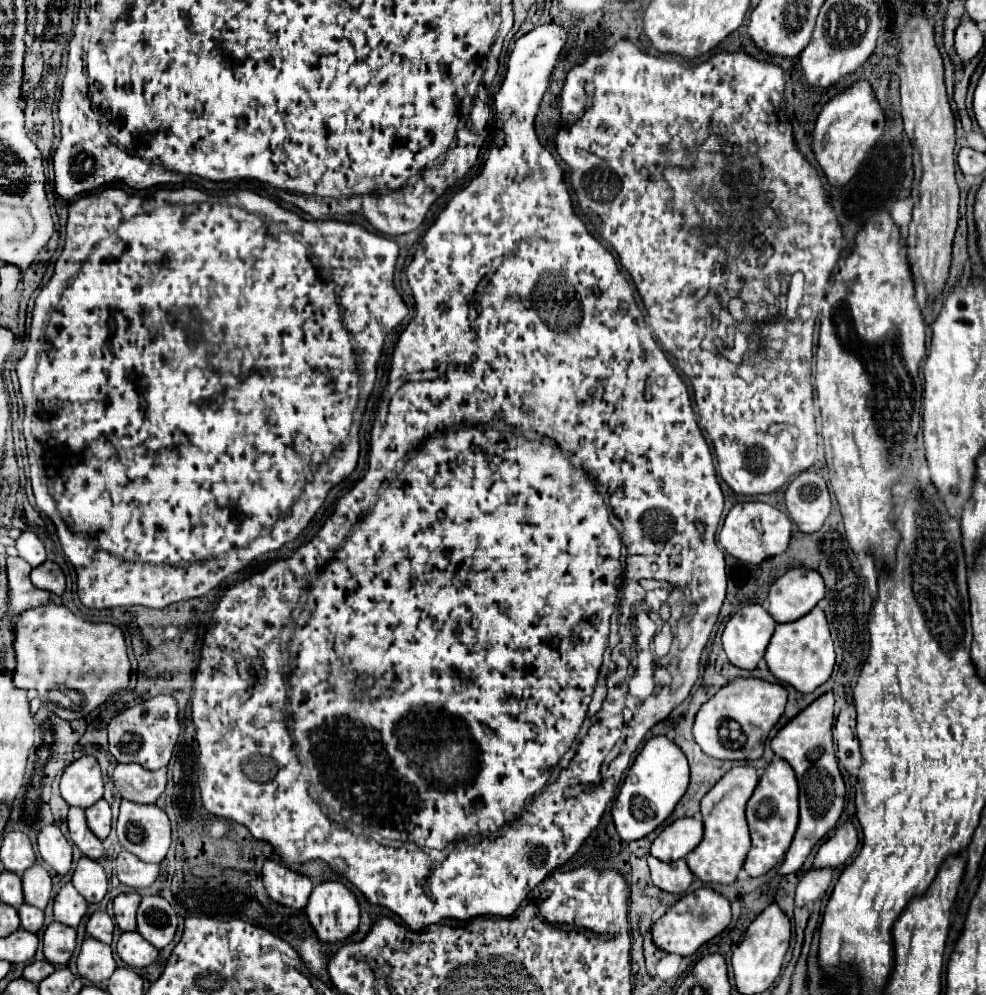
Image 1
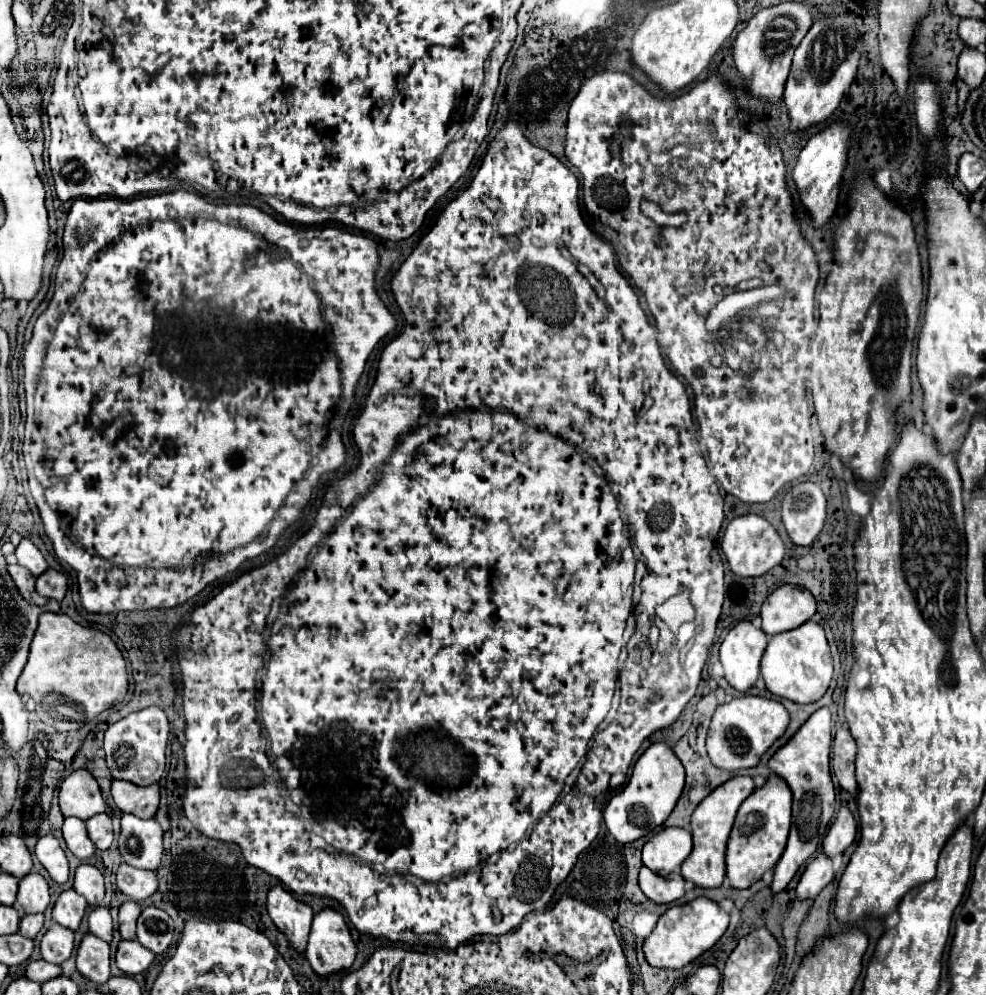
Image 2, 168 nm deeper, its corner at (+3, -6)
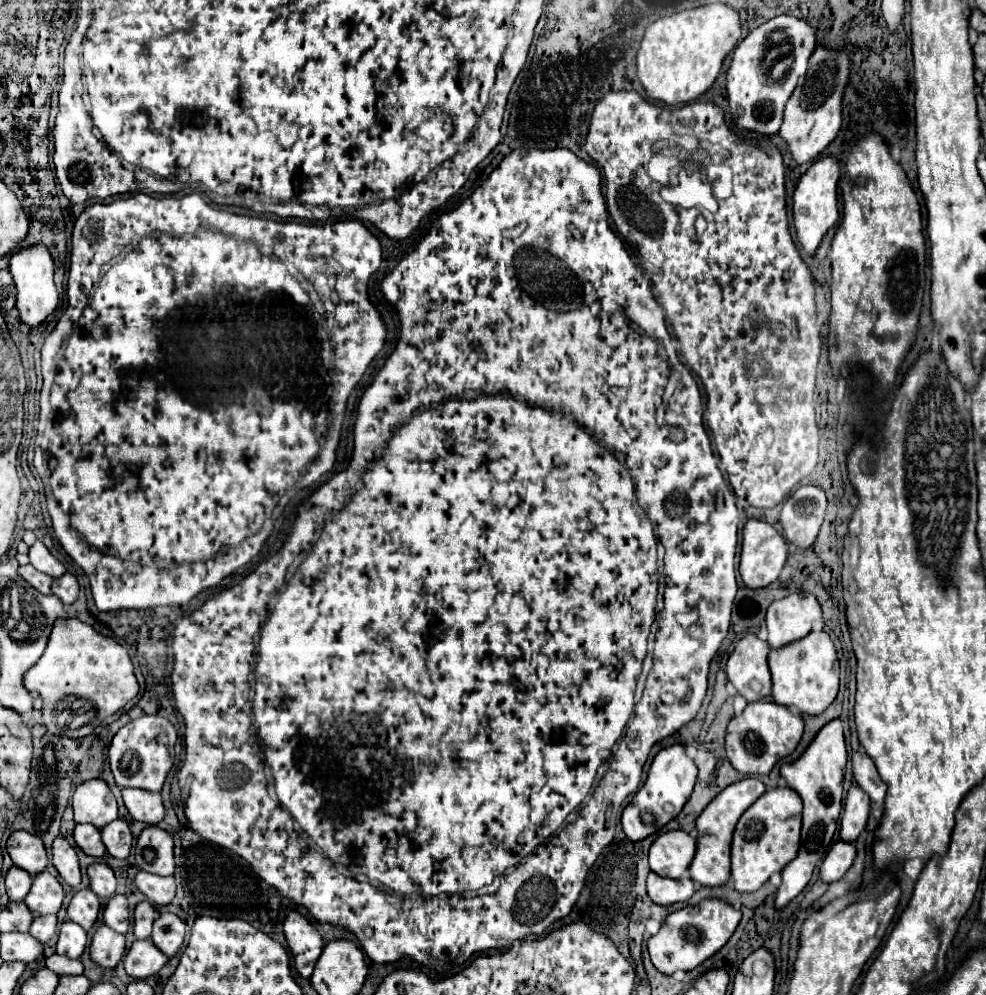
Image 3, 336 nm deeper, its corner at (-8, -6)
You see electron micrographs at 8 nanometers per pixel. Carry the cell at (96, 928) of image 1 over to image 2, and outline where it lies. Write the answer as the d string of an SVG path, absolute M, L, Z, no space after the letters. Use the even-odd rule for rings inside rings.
M95 907L89 915L89 931L107 943L111 943L113 937L113 919L107 907Z

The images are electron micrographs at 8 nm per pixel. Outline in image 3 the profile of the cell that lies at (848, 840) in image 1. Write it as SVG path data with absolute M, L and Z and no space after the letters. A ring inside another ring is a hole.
M852 785L846 797L846 805L844 805L842 821L840 821L840 839L854 843L864 831L868 815L870 815L868 795L860 787Z

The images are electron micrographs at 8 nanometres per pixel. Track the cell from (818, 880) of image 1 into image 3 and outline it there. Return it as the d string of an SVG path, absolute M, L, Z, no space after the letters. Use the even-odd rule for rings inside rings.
M836 841L834 847L824 857L824 863L820 867L820 881L834 883L844 877L844 873L850 869L852 861L856 857L856 849L846 841Z

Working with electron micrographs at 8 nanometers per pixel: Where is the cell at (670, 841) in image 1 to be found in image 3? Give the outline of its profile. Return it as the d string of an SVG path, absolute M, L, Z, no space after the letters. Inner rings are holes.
M666 831L650 847L650 869L662 877L678 879L688 873L696 853L696 839L686 831Z

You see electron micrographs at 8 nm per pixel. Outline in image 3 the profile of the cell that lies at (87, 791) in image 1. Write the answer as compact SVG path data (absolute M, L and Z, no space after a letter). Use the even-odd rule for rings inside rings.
M90 779L78 785L72 795L72 807L76 823L92 823L98 829L118 819L116 799L102 779Z

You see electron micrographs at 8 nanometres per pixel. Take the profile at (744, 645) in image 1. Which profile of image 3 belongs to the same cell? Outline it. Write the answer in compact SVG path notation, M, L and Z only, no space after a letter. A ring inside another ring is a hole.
M746 633L728 657L726 675L748 701L758 701L760 697L770 695L768 653L770 647L766 641L758 639L754 633Z

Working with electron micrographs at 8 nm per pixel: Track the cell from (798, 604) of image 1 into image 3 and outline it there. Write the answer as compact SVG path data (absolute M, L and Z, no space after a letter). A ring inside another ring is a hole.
M792 593L774 601L766 613L768 643L772 649L784 647L812 631L814 621L822 619L822 609L812 593Z

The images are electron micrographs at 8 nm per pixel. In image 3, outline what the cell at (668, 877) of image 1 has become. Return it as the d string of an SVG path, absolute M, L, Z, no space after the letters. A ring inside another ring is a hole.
M656 873L648 875L648 895L658 905L672 905L678 901L688 901L696 891L696 885L690 877L668 879Z

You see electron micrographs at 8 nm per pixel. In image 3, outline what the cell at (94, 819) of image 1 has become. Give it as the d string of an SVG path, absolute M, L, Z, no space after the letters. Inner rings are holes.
M116 819L102 827L102 841L106 845L106 851L116 859L126 859L130 855L132 847L132 833L128 827L128 821Z

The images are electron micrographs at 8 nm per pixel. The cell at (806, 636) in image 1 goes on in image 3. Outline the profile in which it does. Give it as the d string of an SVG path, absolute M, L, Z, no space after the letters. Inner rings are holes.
M812 631L806 637L792 641L780 649L772 649L768 655L772 673L772 697L778 705L792 707L800 713L822 713L838 693L840 665L834 643L826 631Z

